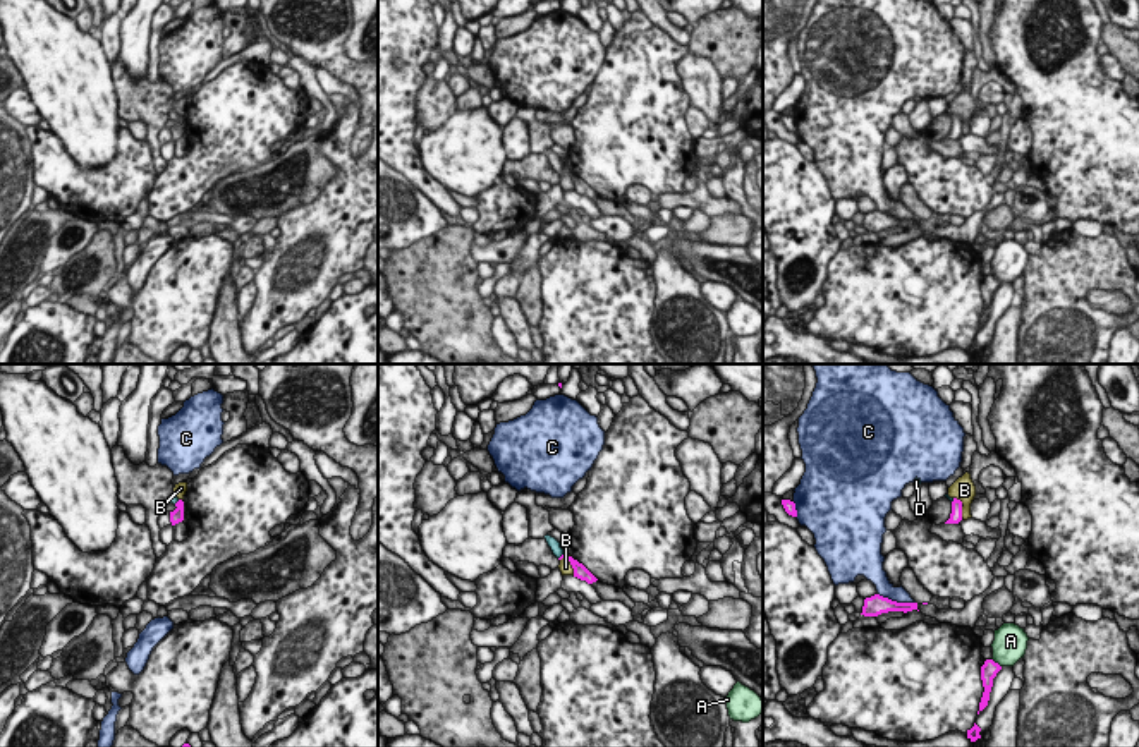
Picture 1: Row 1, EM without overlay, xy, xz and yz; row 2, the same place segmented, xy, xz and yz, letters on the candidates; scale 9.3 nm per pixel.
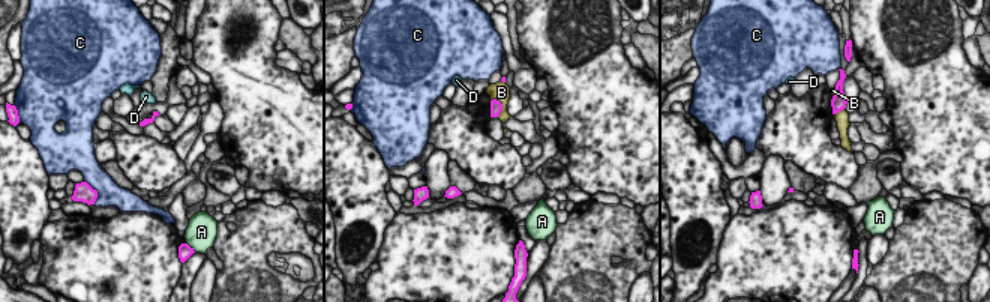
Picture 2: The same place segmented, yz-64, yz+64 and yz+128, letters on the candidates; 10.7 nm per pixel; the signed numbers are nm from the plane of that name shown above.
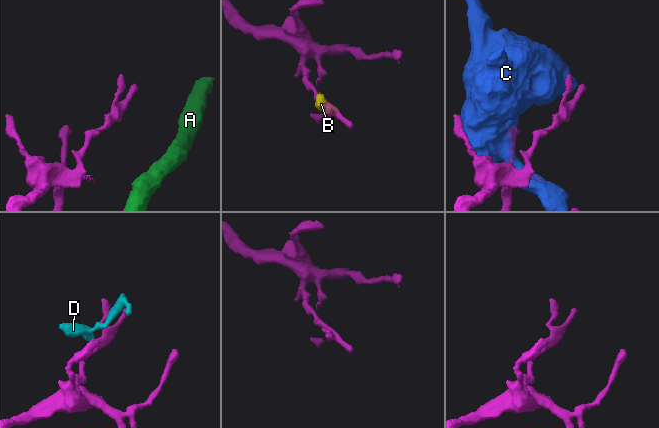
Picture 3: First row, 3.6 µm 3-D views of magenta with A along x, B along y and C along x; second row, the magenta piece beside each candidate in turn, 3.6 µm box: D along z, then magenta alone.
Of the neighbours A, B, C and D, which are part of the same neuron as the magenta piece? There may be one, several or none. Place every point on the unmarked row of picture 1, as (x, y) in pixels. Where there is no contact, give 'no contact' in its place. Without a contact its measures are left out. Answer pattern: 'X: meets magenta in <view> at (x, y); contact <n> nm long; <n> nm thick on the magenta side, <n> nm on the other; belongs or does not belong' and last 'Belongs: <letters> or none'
A: meets magenta in yz at (997, 279); contact 130 nm long; 160 nm thick on the magenta side, 320 nm on the other; does not belong
B: meets magenta in xz at (571, 179); contact 220 nm long; 130 nm thick on the magenta side, 120 nm on the other; does not belong
C: meets magenta in yz at (895, 217); contact 360 nm long; 190 nm thick on the magenta side, 140 nm on the other; does not belong
D: meets magenta in xy at (177, 117); contact 70 nm long; 130 nm thick on the magenta side, 90 nm on the other; belongs
Belongs: D

